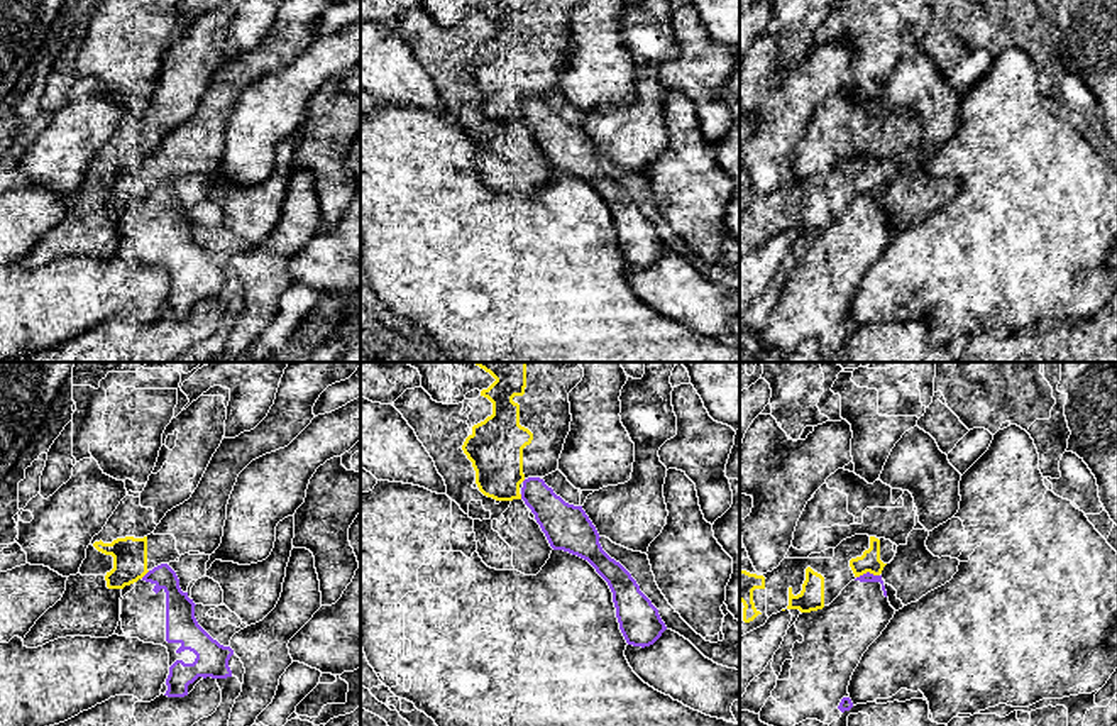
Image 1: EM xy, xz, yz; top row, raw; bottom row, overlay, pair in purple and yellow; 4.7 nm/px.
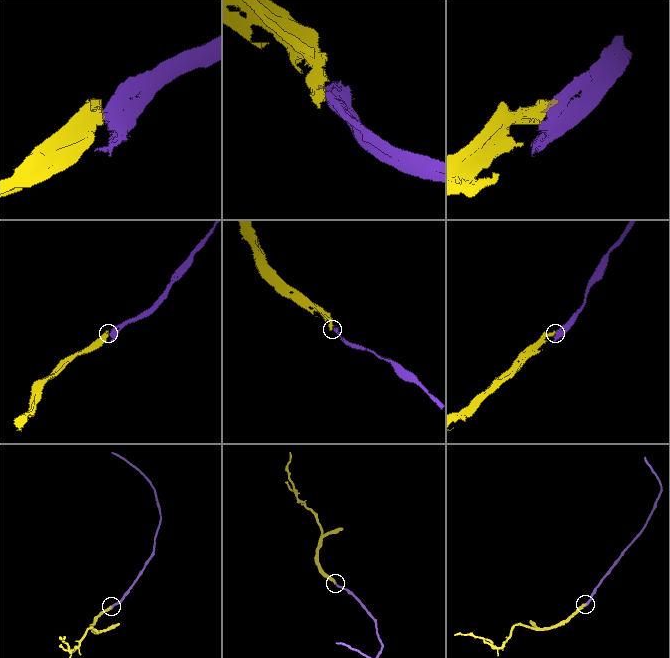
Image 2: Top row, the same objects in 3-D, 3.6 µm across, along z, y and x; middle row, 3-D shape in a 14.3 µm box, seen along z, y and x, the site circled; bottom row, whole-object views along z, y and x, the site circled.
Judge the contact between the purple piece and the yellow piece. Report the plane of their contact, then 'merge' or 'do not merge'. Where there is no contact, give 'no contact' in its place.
yz | do not merge

